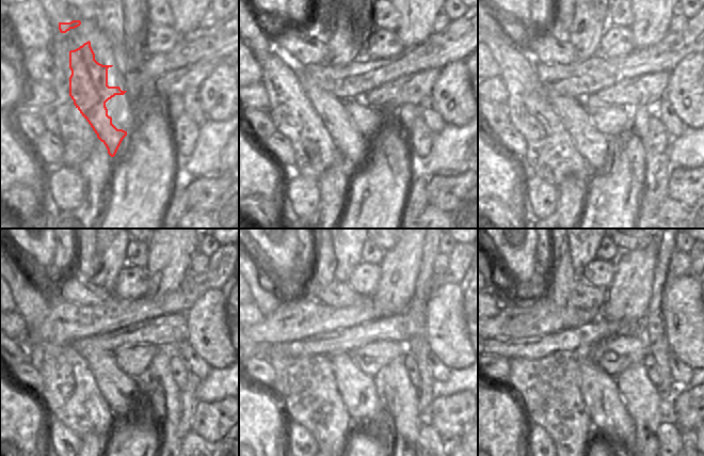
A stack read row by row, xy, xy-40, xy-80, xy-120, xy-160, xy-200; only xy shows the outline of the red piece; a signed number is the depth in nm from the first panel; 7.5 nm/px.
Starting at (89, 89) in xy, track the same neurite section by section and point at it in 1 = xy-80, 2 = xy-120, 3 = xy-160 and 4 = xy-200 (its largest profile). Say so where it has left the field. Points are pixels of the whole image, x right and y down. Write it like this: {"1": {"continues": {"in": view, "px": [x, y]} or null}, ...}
{"1": {"continues": {"in": "xy-80", "px": [594, 147]}}, "2": {"continues": {"in": "xy-120", "px": [117, 389]}}, "3": {"continues": {"in": "xy-160", "px": [358, 392]}}, "4": {"continues": {"in": "xy-200", "px": [607, 411]}}}

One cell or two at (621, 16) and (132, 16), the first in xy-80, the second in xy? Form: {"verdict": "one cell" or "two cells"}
{"verdict": "two cells"}

